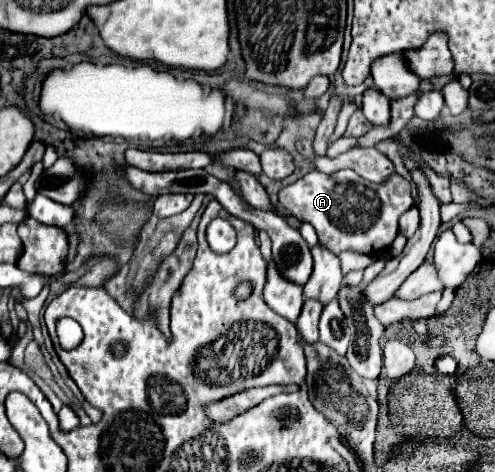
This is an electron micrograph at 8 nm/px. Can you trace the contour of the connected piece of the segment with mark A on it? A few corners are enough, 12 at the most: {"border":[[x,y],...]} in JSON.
{"border":[[310,171],[280,207],[336,255],[386,253],[410,181]]}

